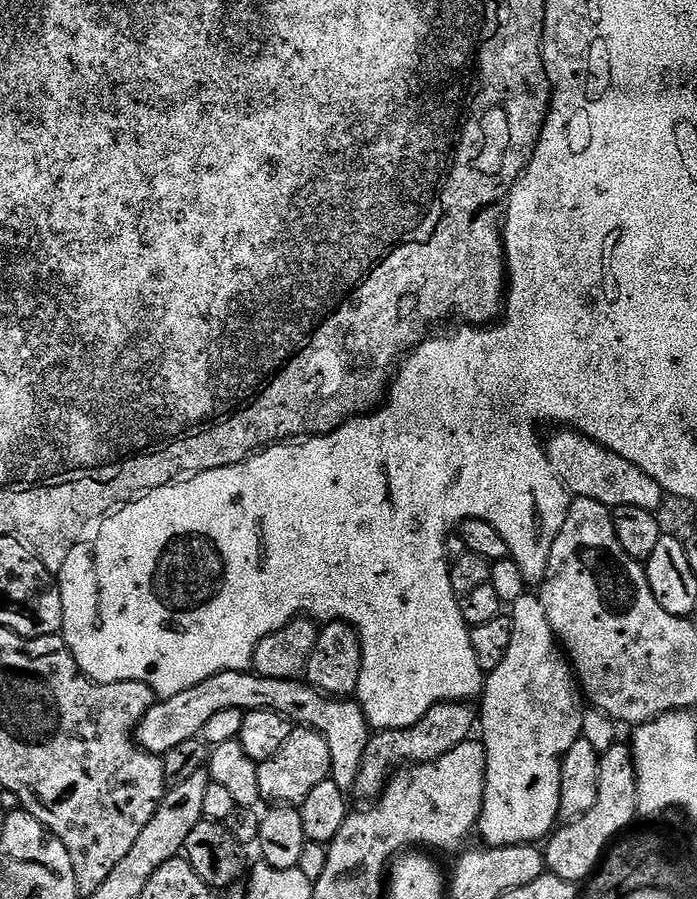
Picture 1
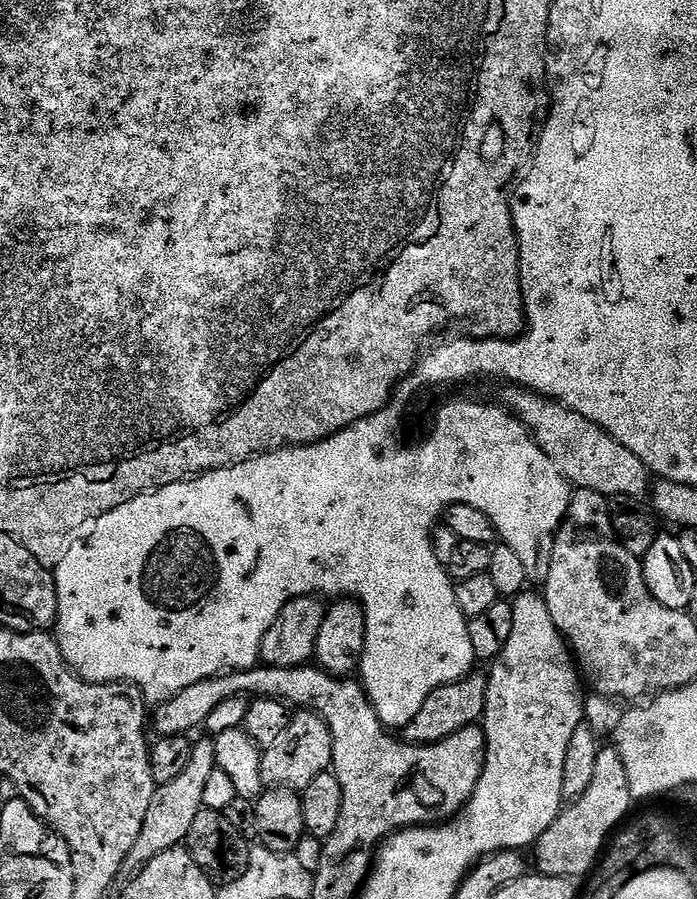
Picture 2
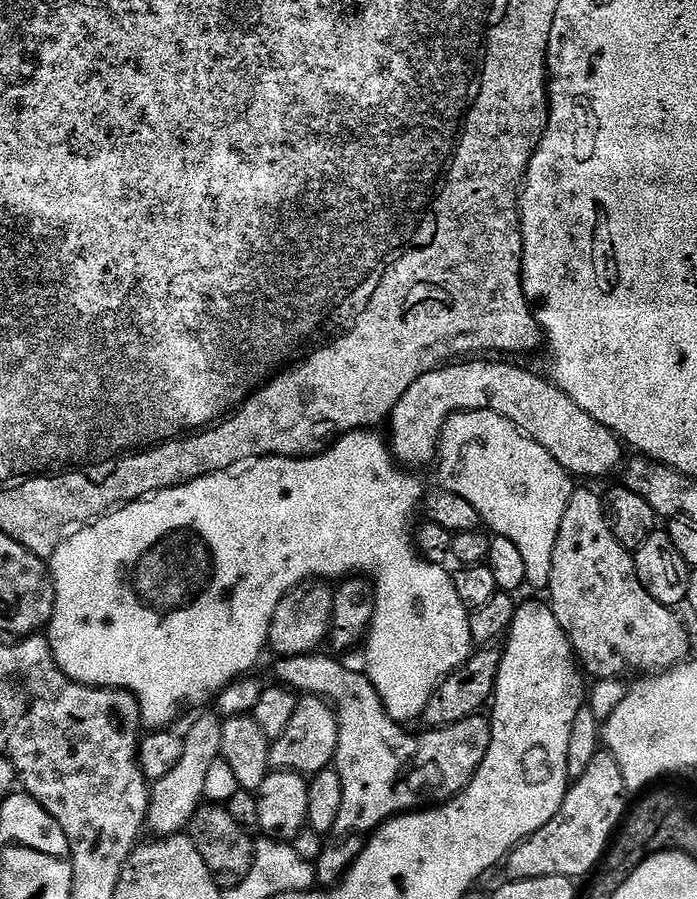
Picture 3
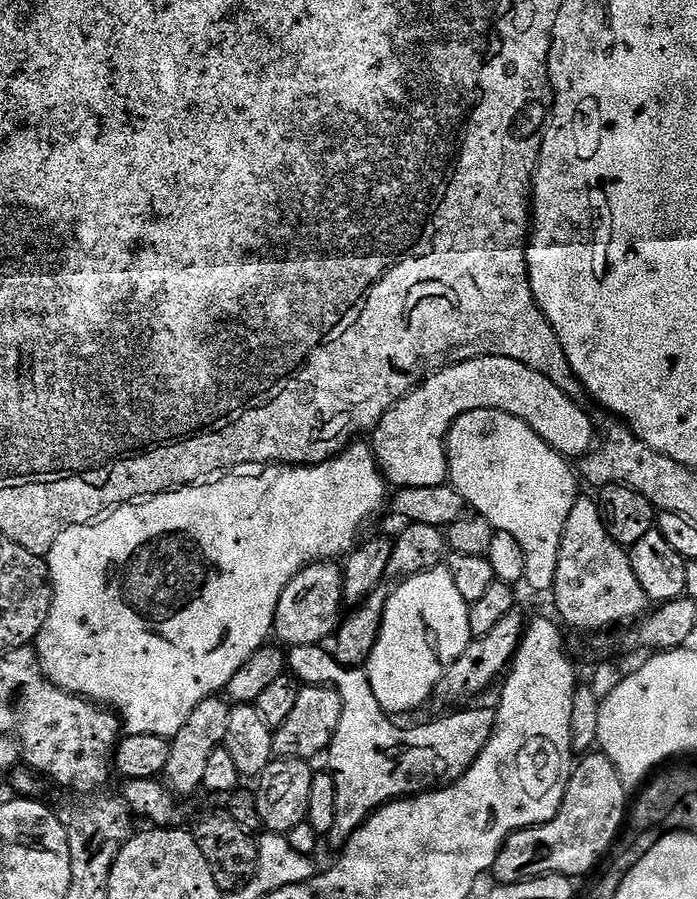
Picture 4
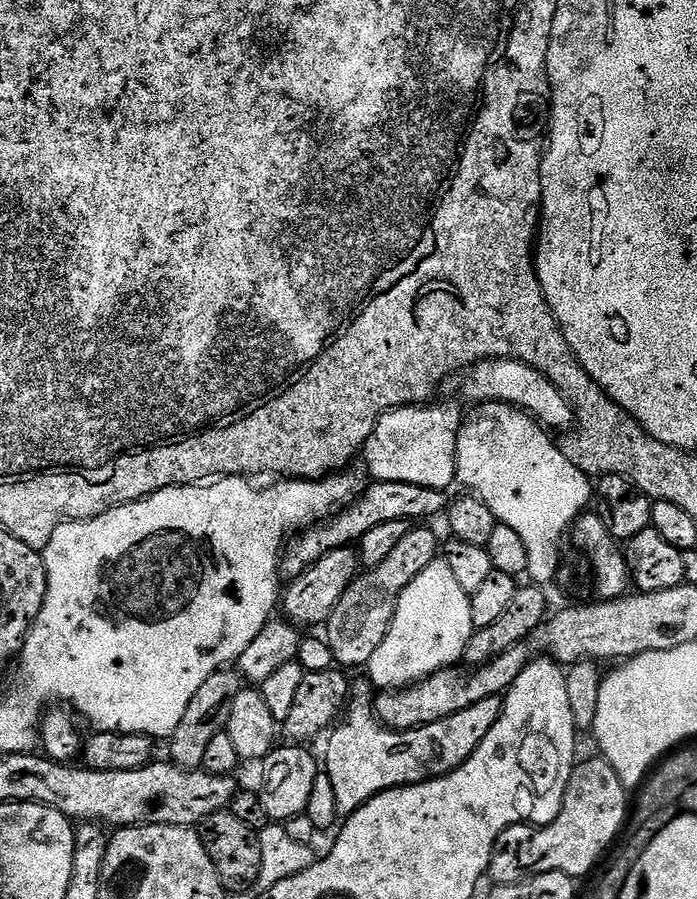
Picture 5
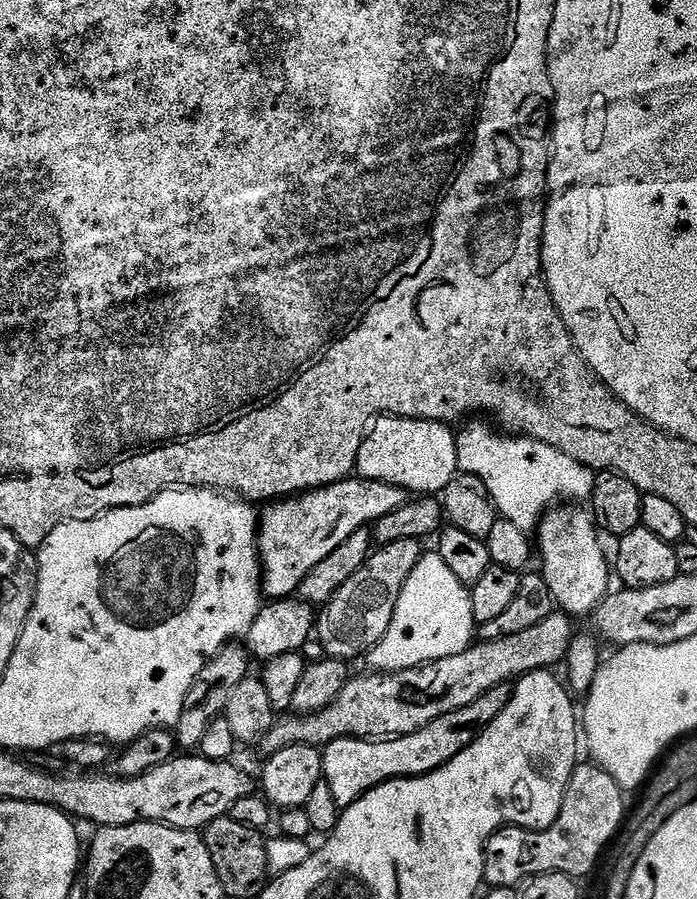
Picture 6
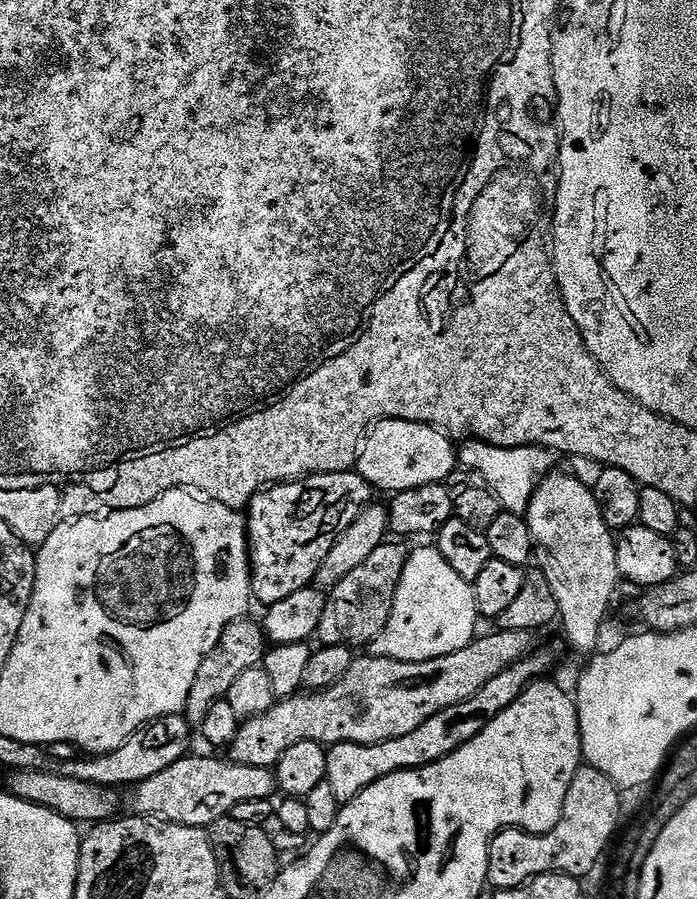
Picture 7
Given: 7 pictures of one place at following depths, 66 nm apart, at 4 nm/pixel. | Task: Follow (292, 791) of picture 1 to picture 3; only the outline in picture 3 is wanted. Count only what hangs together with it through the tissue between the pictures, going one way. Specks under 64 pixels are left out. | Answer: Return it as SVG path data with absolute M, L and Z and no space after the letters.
M301 695L296 701L294 715L290 717L286 730L282 730L278 739L271 741L271 767L282 772L298 772L305 778L315 776L335 761L339 729L336 709L329 701L318 696Z

